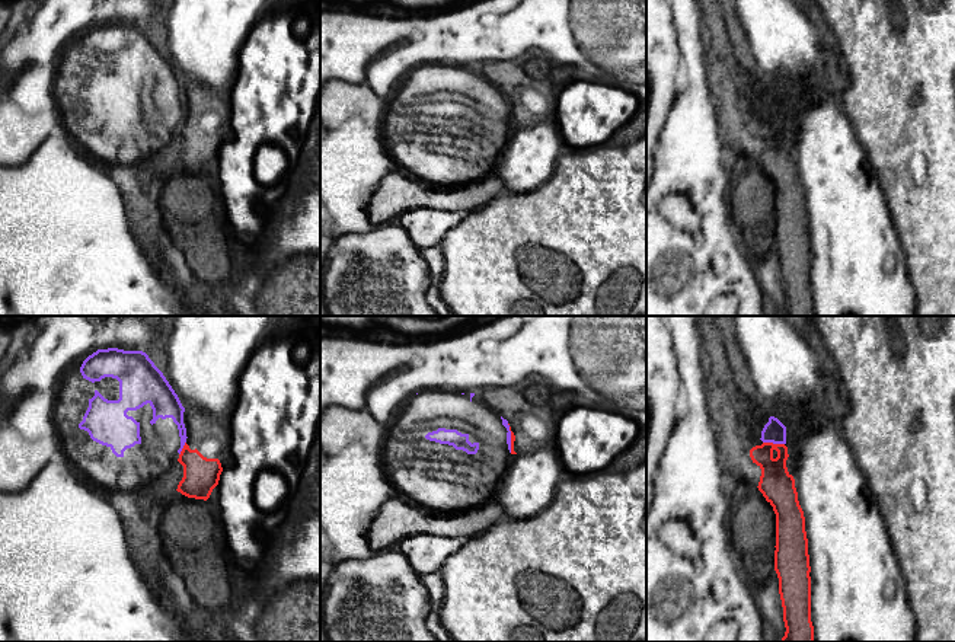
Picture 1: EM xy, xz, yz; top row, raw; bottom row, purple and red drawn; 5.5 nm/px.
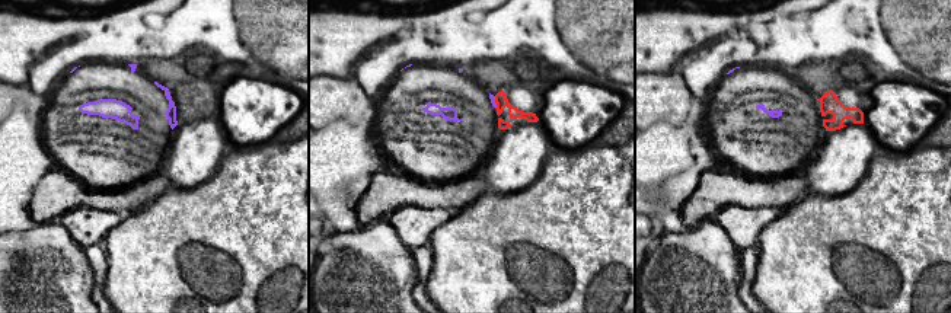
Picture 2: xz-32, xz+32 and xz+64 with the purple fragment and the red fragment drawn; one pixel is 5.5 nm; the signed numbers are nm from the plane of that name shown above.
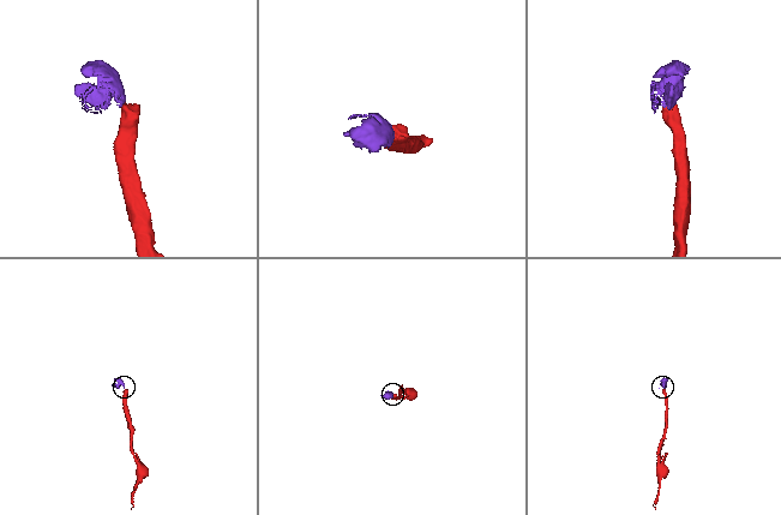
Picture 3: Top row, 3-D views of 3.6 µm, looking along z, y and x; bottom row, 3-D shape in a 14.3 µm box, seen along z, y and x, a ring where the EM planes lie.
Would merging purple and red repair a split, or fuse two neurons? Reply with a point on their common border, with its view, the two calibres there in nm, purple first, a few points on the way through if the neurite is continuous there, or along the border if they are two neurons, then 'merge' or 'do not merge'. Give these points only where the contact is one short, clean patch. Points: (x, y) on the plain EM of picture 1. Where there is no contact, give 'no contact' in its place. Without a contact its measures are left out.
yz (773, 117) | 120/190 nm | along yz (763, 115), (783, 118) | do not merge

